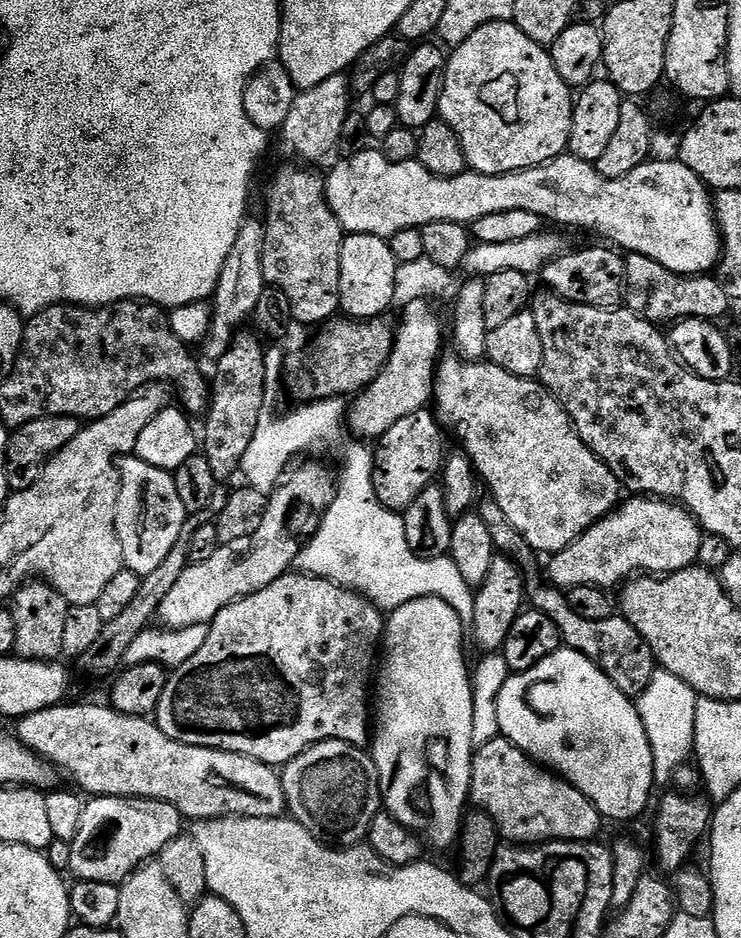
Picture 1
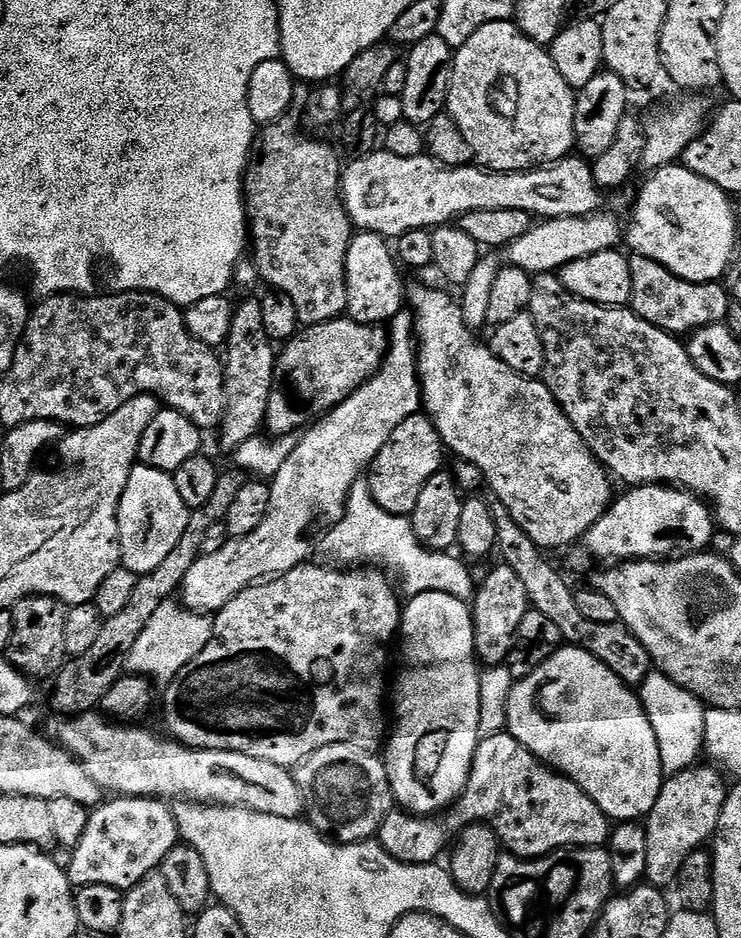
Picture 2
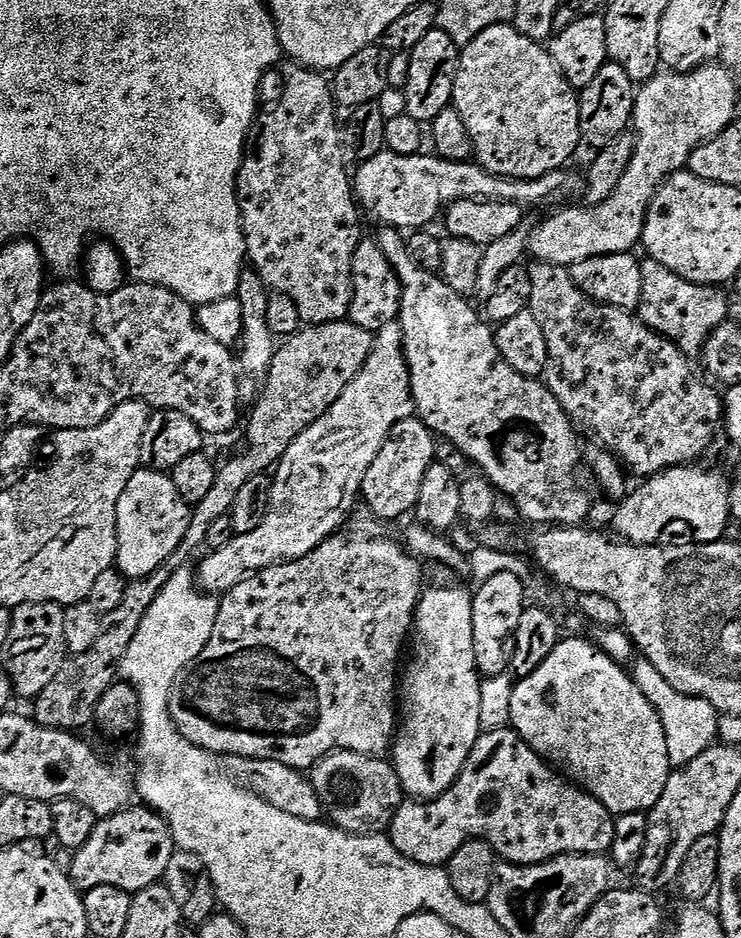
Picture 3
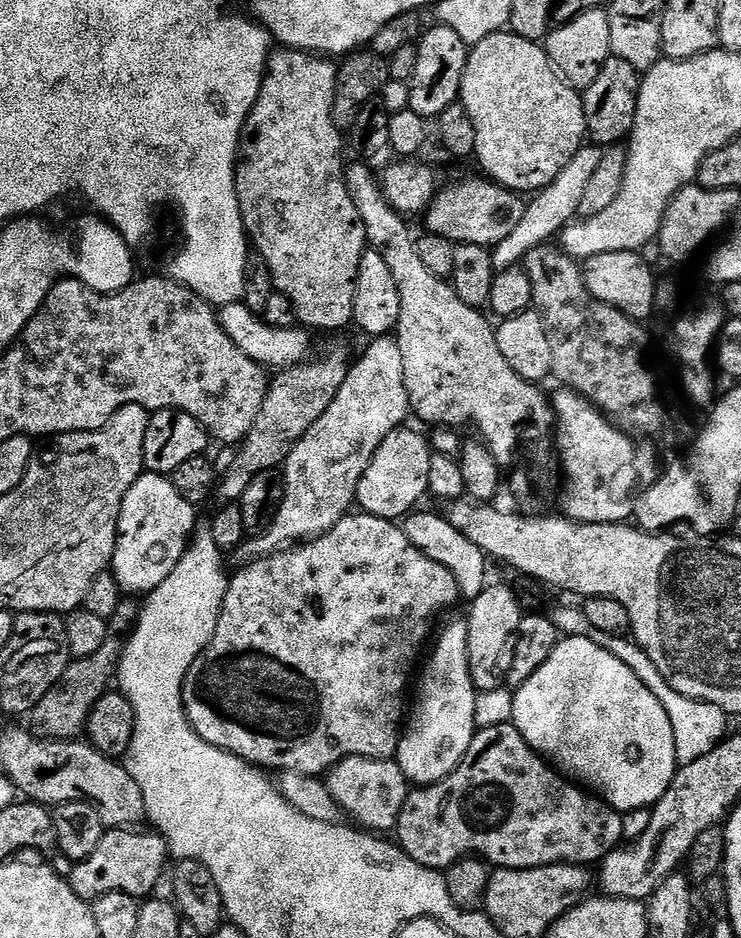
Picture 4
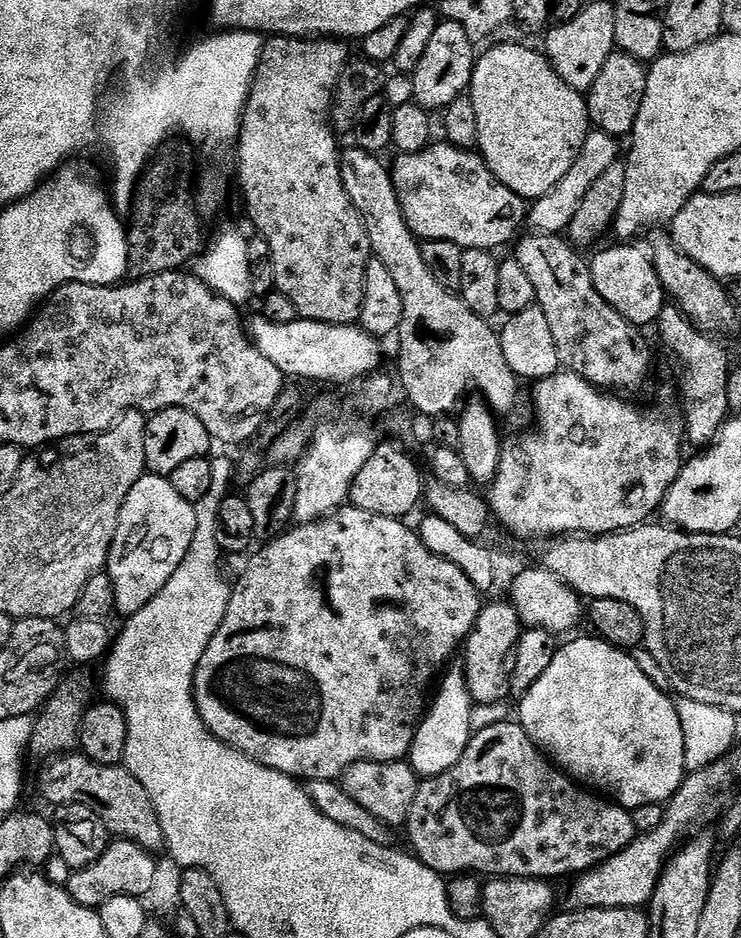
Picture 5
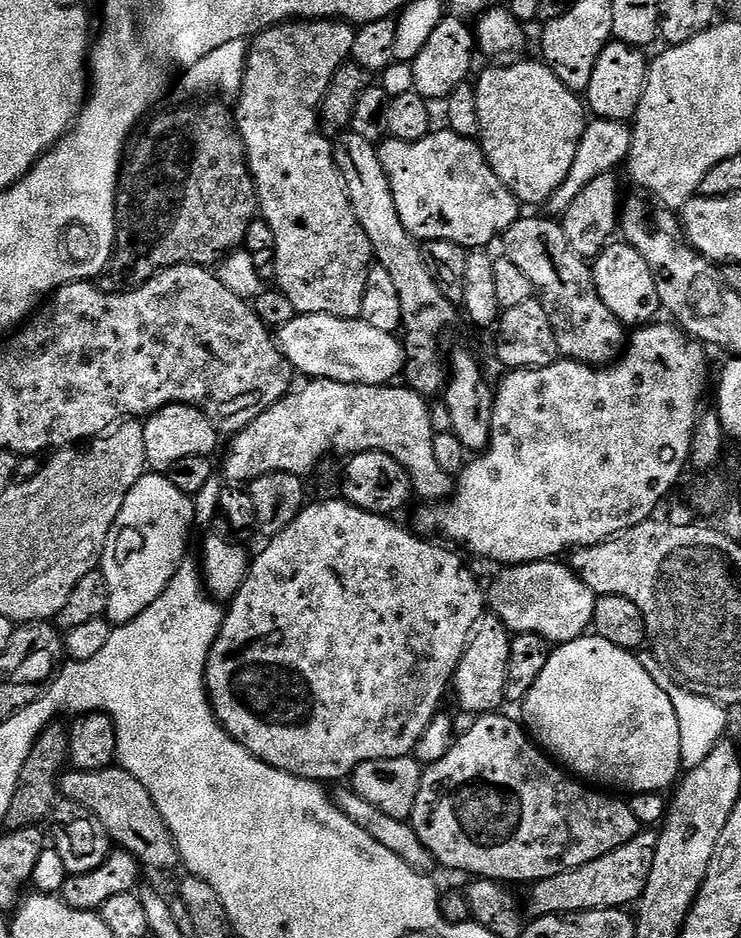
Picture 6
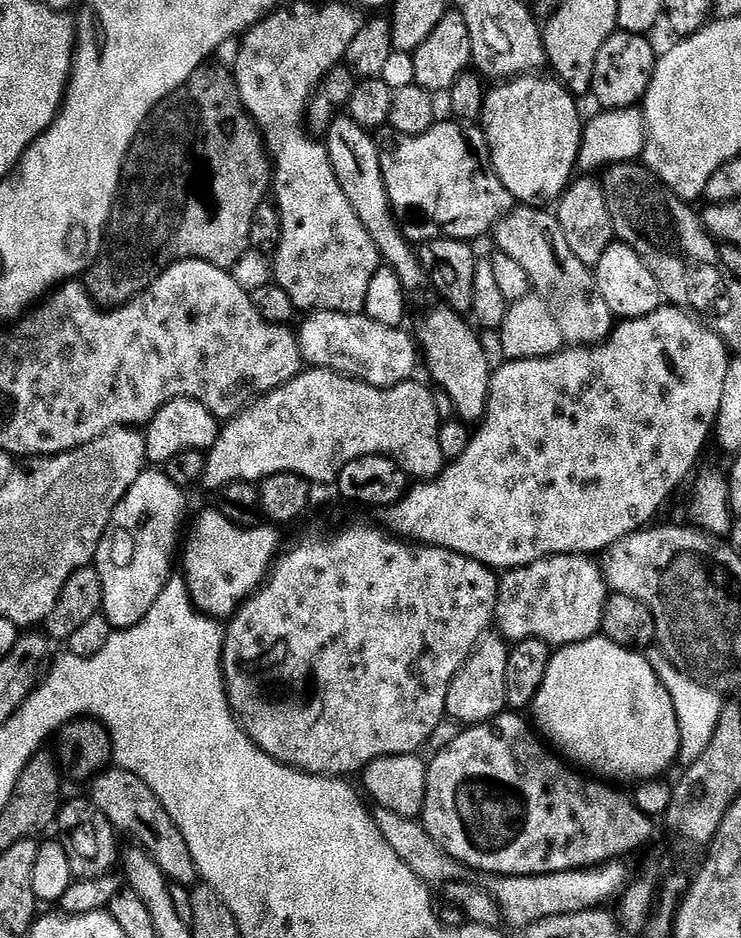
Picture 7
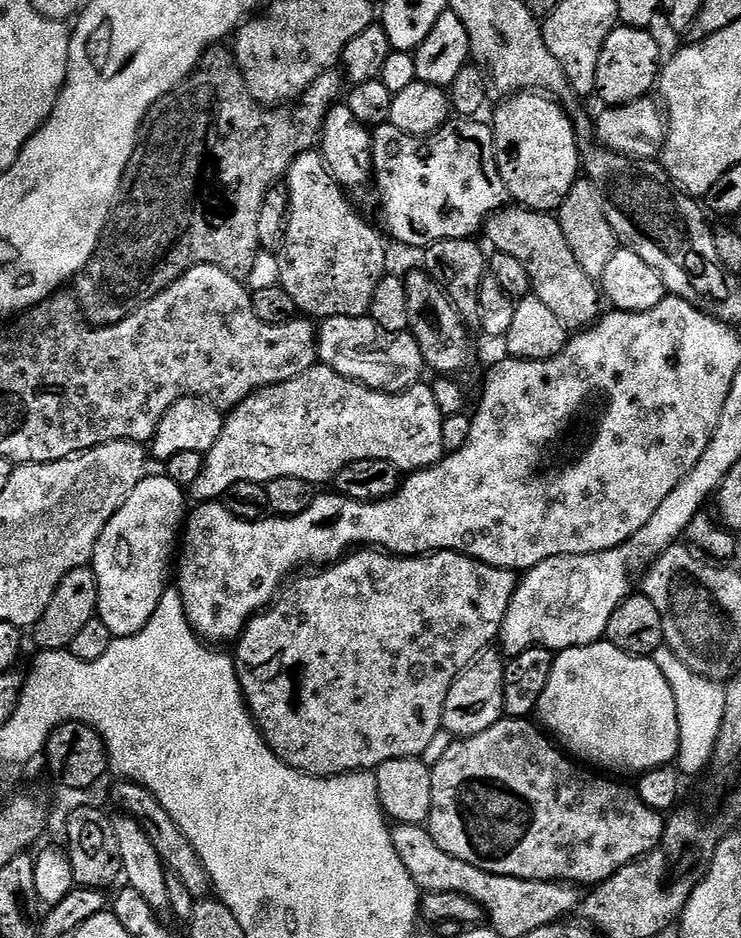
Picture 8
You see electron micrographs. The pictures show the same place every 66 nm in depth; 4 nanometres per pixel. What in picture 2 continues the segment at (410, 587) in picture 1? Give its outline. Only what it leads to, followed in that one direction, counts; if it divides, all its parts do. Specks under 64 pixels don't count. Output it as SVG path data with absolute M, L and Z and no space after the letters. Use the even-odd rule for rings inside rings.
M364 482L353 486L352 493L348 496L348 505L344 508L344 516L328 529L322 540L322 548L323 544L324 552L332 562L352 560L348 562L385 564L380 566L387 569L398 584L400 579L399 587L404 587L409 597L423 596L426 592L441 592L459 600L471 601L478 587L477 581L472 581L472 572L467 568L469 565L459 555L431 552L429 548L423 548L414 534L411 519L382 510L378 502L374 502L368 485Z

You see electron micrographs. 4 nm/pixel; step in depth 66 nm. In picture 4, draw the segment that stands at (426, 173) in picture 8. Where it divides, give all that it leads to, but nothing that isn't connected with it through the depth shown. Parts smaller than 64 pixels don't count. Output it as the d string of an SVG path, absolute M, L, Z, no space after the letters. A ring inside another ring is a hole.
M487 178L460 180L449 188L441 187L427 206L422 219L428 223L427 231L441 236L453 244L477 244L491 249L502 238L514 234L514 226L524 213L525 201L517 193L500 184L493 184Z

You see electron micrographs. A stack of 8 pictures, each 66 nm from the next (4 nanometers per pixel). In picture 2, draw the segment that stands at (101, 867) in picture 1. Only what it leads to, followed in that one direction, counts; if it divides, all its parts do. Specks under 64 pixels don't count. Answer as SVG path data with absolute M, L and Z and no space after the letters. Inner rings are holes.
M146 796L112 799L91 809L86 834L82 836L82 842L78 842L78 846L72 849L72 861L66 871L73 886L114 886L121 890L133 888L138 886L138 882L153 875L163 865L170 850L181 843L175 811L171 807L167 808L163 799Z

